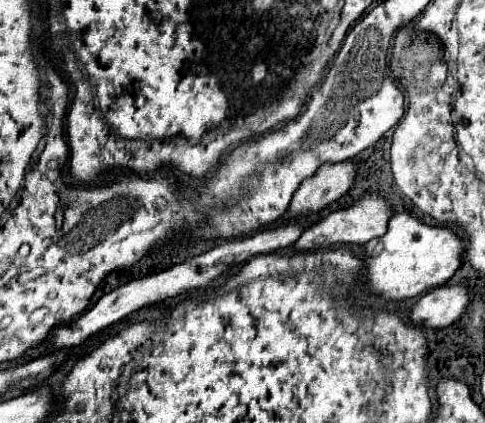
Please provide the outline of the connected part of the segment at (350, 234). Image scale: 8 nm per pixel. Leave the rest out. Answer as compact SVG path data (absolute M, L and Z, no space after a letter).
M366 195L358 203L354 203L352 207L342 209L342 211L334 211L328 217L324 217L322 221L310 225L302 233L302 237L296 241L294 249L296 251L314 251L314 249L326 249L326 247L338 245L338 243L358 243L358 245L368 243L370 239L382 237L386 233L386 223L388 223L390 215L392 215L392 209L384 199L374 197L374 195Z

